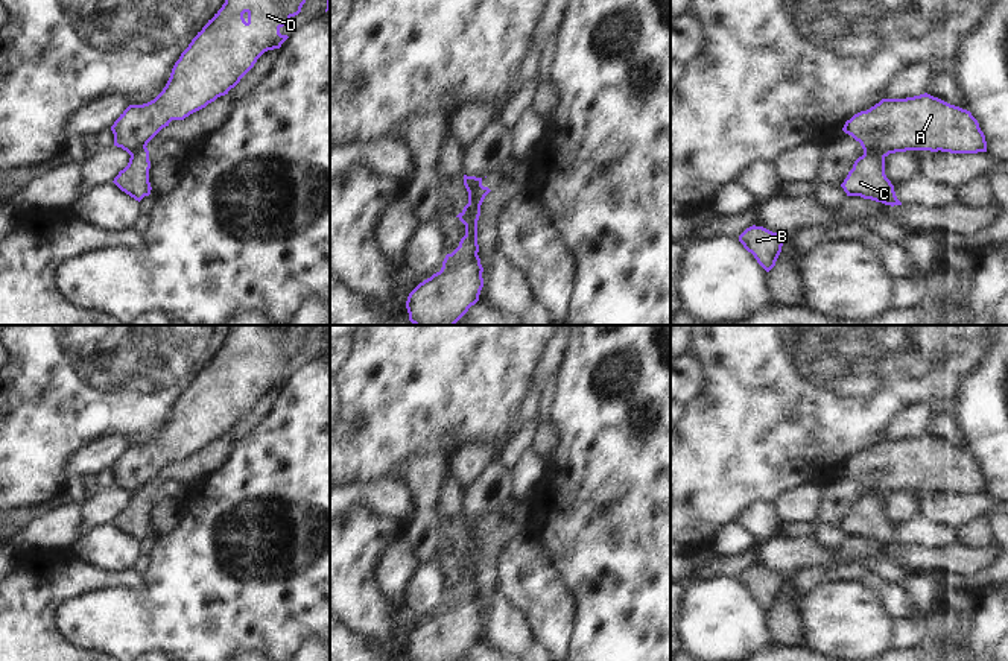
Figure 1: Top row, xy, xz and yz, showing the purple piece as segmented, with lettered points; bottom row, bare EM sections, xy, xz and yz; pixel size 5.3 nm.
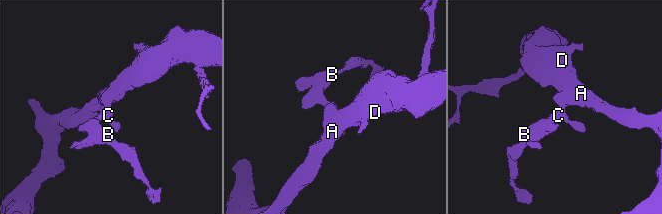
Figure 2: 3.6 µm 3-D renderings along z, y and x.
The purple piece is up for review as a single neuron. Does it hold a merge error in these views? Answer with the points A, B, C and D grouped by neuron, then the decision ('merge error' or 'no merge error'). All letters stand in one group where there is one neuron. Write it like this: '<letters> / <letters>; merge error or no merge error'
A D / B C; merge error

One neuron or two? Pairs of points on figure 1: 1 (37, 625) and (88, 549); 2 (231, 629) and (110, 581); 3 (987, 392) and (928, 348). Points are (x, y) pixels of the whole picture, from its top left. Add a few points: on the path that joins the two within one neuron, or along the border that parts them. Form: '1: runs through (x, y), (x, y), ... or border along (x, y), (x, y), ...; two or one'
1: border along (79, 558), (114, 573); two
2: border along (145, 579), (145, 585), (140, 590), (98, 590); two
3: border along (988, 350), (963, 380), (957, 397), (947, 406); two

